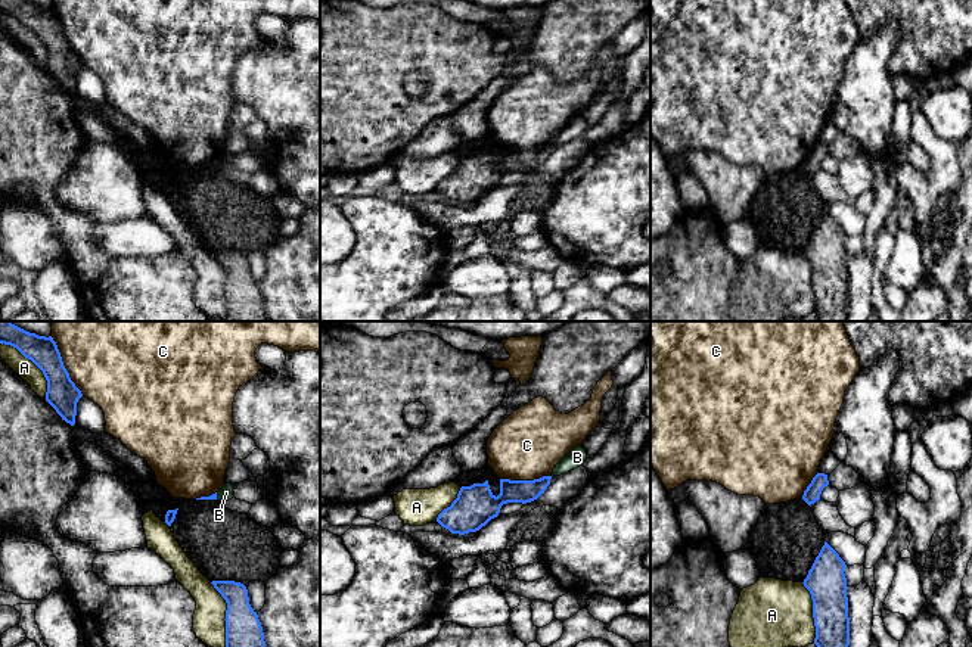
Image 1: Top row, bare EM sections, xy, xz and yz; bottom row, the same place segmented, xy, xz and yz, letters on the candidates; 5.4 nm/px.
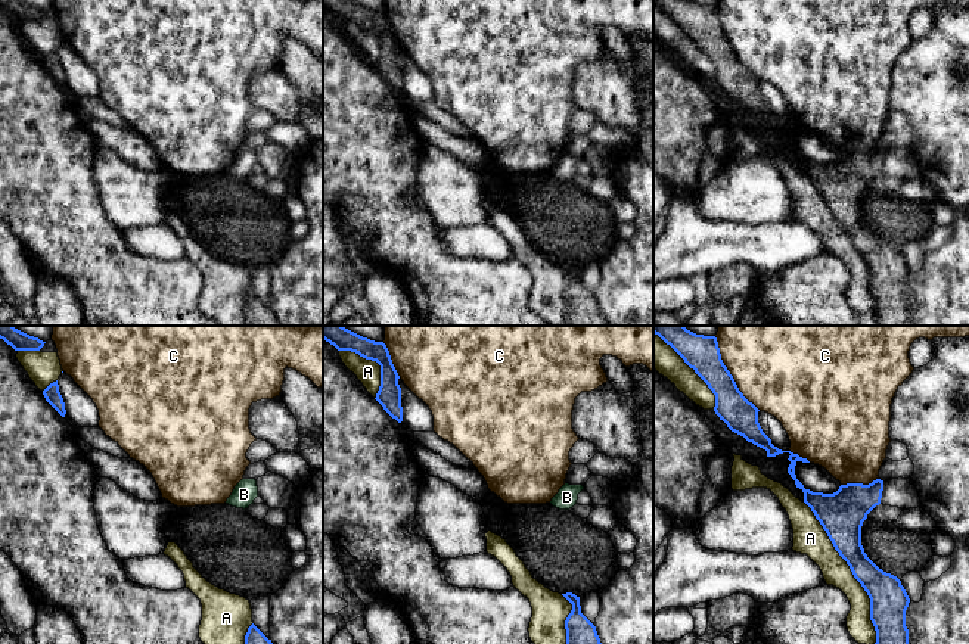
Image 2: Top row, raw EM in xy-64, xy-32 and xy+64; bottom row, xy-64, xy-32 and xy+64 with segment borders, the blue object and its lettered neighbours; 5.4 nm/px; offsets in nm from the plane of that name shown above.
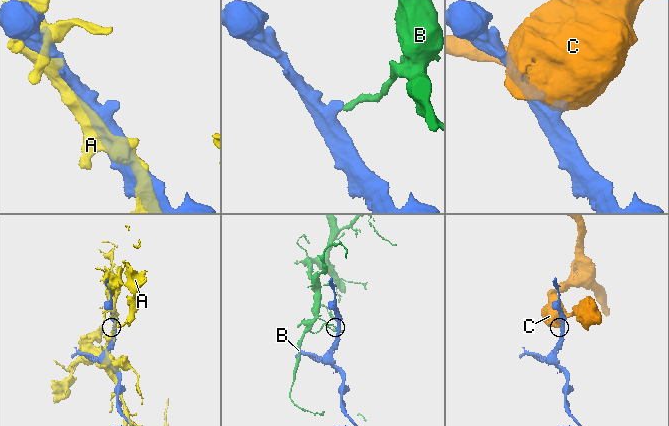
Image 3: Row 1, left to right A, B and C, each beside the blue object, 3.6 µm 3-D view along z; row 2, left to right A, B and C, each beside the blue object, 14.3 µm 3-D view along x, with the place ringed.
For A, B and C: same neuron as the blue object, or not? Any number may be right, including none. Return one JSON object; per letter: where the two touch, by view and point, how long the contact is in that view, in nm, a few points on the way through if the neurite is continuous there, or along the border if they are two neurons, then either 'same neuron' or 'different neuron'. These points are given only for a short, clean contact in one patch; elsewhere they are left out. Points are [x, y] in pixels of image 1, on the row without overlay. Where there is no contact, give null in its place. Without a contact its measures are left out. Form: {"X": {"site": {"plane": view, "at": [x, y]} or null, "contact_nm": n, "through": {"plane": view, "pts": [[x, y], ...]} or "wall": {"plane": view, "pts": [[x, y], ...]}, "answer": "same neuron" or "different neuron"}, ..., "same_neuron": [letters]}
{"A": {"site": {"plane": "xy", "at": [226, 286]}, "contact_nm": 380, "answer": "different neuron"}, "B": {"site": {"plane": "xy", "at": [216, 165]}, "contact_nm": 40, "wall": {"plane": "xy", "pts": [[216, 162], [217, 168]]}, "answer": "different neuron"}, "C": {"site": {"plane": "xy", "at": [64, 36]}, "contact_nm": 380, "answer": "different neuron"}, "same_neuron": []}

